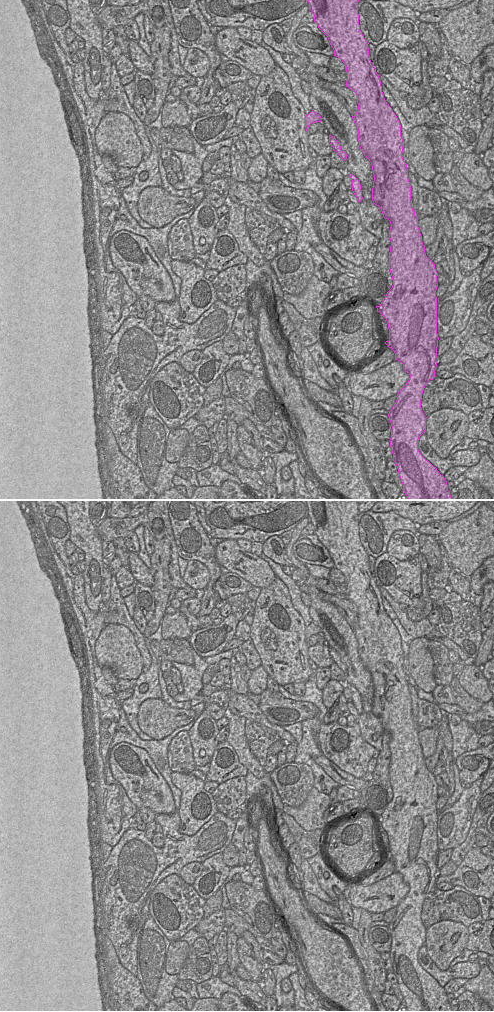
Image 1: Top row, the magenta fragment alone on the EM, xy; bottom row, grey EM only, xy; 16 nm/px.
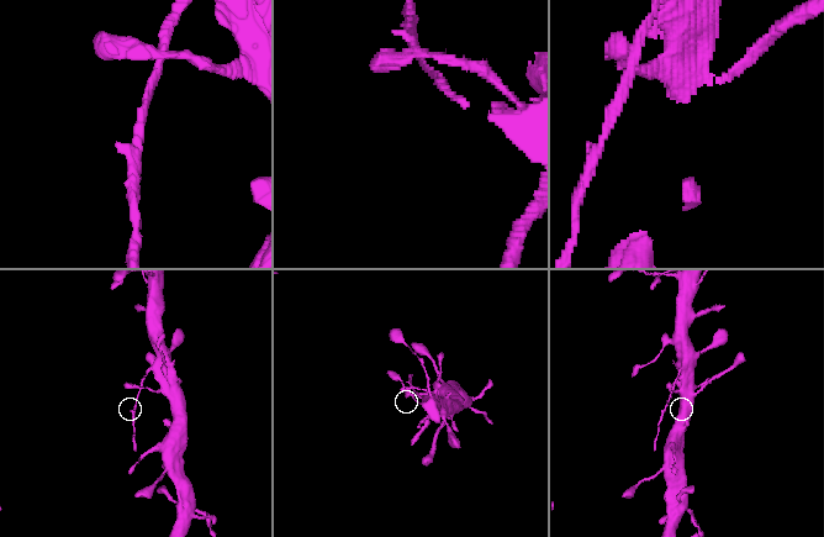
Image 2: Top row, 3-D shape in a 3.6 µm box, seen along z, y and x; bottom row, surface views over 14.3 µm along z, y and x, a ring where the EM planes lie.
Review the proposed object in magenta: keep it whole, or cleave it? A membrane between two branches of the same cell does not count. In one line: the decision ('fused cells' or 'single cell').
fused cells

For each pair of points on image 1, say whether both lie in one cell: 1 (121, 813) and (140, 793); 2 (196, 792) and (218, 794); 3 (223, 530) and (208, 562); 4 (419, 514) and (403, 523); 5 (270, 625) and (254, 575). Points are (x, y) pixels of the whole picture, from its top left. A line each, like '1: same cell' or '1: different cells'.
1: different cells
2: different cells
3: different cells
4: different cells
5: different cells

